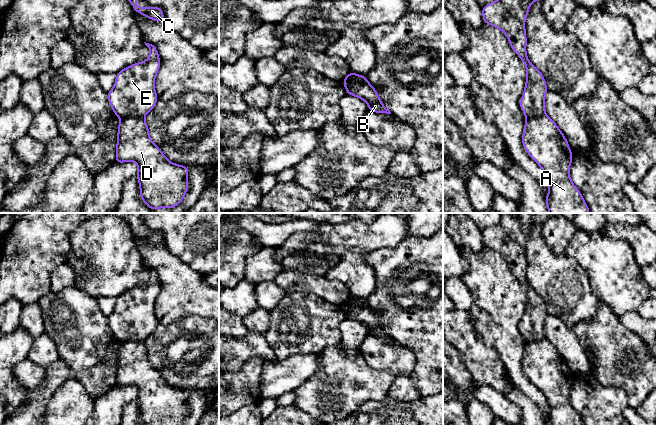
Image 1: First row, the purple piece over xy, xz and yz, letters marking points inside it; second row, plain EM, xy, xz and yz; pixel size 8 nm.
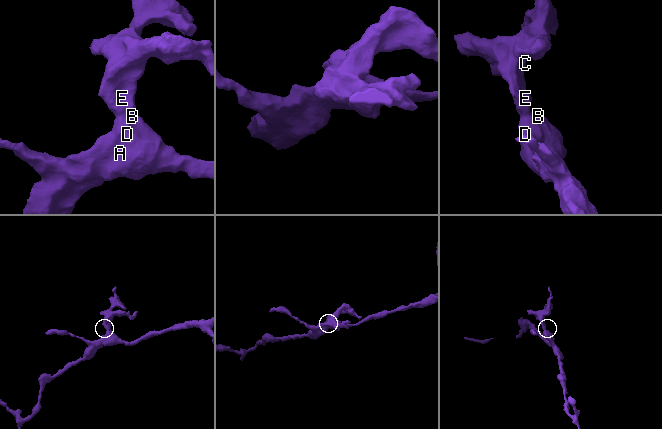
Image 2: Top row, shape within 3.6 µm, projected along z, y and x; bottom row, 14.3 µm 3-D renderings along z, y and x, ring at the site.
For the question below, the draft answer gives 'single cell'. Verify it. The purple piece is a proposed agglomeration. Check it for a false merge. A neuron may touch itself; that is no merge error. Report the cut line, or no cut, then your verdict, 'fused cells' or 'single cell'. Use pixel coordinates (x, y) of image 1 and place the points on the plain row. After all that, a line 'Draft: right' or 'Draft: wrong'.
cut xz (366, 303), (352, 303), (344, 309); fused cells
Draft: wrong

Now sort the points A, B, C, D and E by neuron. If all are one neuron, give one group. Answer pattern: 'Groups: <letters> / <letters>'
Groups: A B D / C E

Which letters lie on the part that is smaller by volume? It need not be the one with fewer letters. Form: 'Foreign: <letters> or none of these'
Foreign: C, E

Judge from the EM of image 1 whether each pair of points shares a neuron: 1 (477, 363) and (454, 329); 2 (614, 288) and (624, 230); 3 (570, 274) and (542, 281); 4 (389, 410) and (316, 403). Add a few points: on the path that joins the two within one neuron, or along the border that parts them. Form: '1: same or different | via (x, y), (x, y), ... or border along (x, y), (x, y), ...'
1: same | via (475, 355), (470, 345), (462, 337)
2: different | border along (601, 231), (625, 240), (635, 259)
3: same | via (563, 279), (549, 279)
4: different | border along (381, 400), (367, 400), (349, 414)

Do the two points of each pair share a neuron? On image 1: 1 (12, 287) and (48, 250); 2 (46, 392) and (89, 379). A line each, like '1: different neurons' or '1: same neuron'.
1: same neuron
2: same neuron

